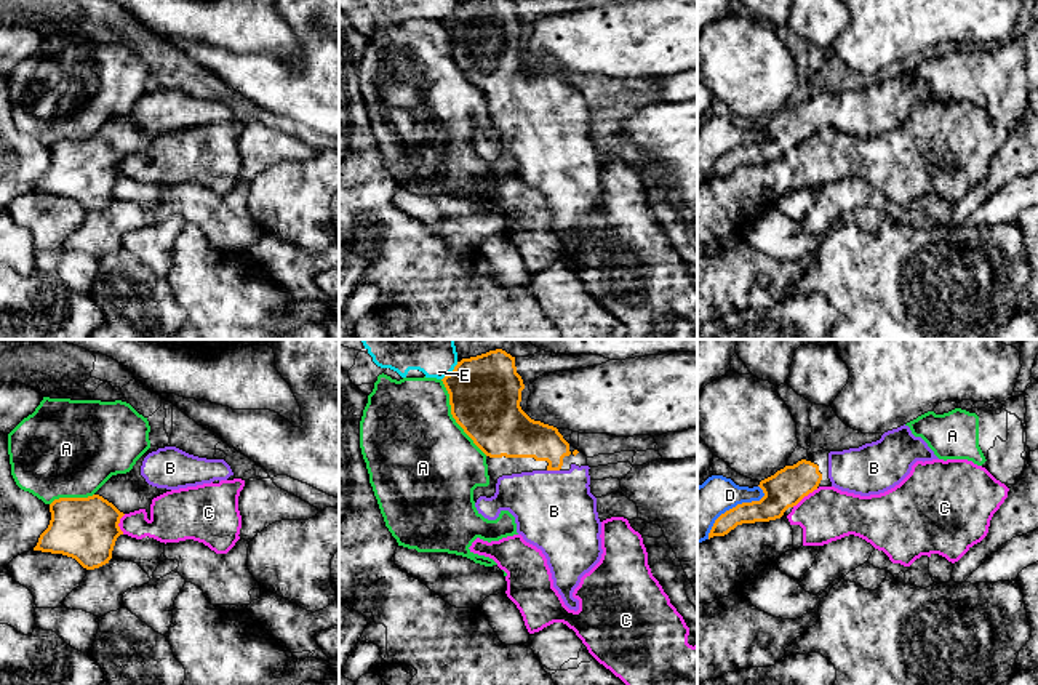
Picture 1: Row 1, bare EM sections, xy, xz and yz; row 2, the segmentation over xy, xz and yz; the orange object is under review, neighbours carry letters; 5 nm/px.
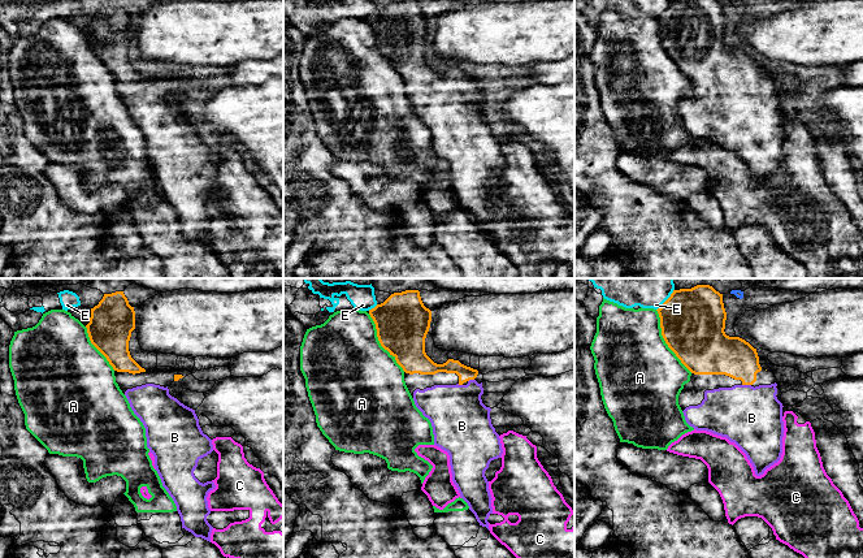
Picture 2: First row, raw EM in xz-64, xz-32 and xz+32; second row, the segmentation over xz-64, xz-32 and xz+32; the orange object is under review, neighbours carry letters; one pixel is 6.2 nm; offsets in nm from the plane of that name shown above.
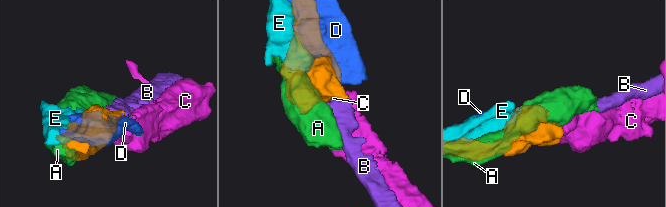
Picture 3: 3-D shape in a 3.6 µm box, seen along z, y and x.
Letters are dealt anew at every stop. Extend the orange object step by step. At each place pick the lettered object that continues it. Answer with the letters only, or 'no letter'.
B

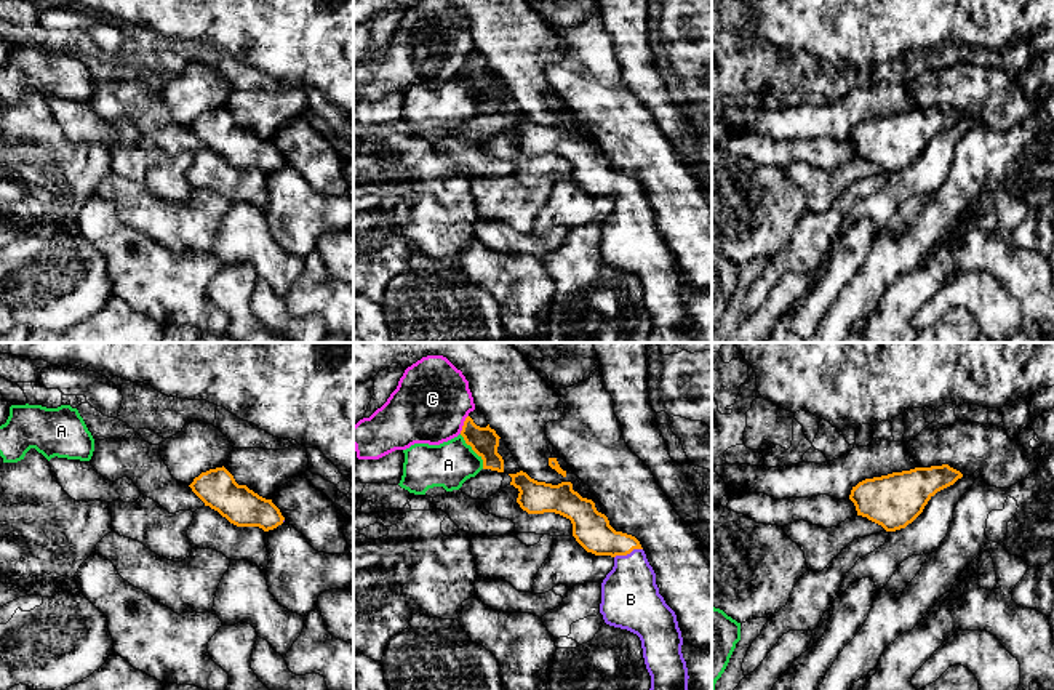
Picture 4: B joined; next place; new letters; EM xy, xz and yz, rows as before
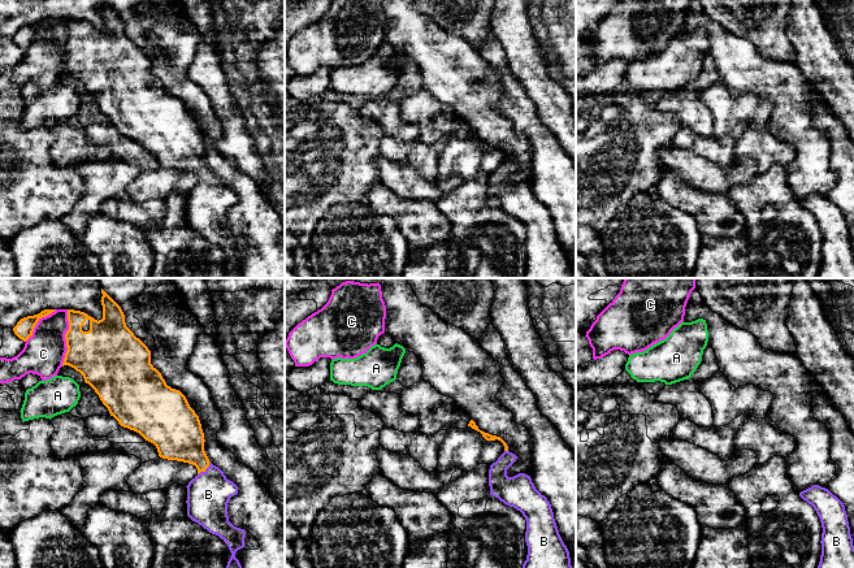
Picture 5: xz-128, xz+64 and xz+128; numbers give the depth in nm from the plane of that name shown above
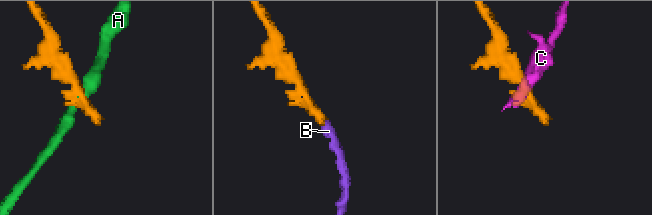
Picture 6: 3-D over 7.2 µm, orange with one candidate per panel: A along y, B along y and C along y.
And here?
B

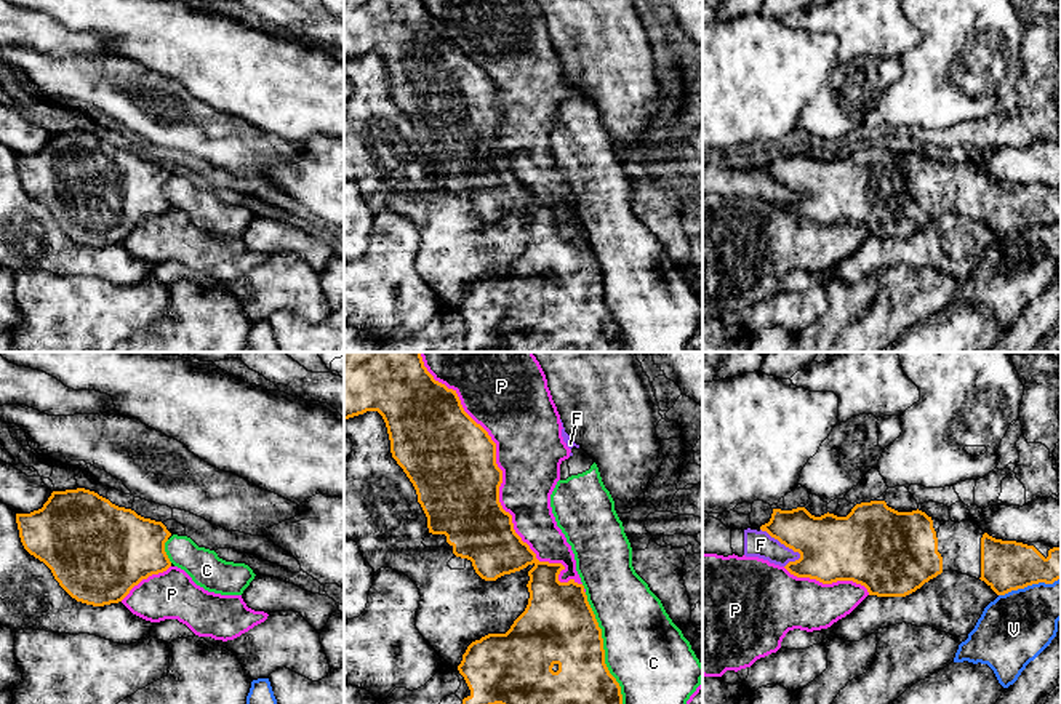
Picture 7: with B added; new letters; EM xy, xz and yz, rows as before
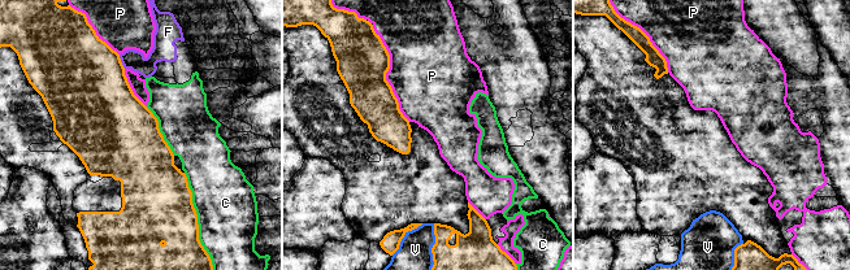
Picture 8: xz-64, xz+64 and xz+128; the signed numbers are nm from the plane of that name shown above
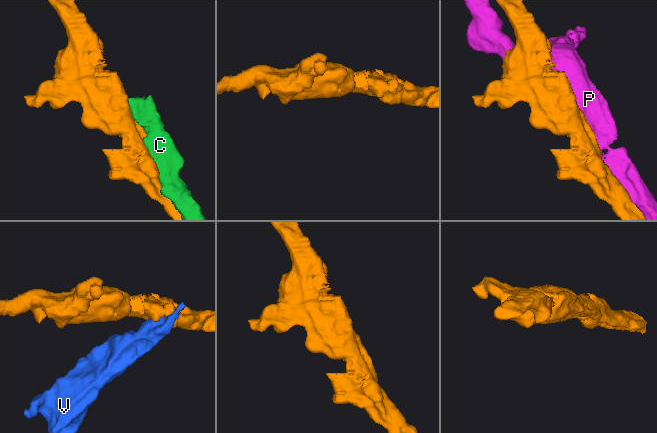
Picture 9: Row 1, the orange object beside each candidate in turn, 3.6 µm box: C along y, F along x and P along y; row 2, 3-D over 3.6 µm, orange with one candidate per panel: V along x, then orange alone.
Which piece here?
no letter

